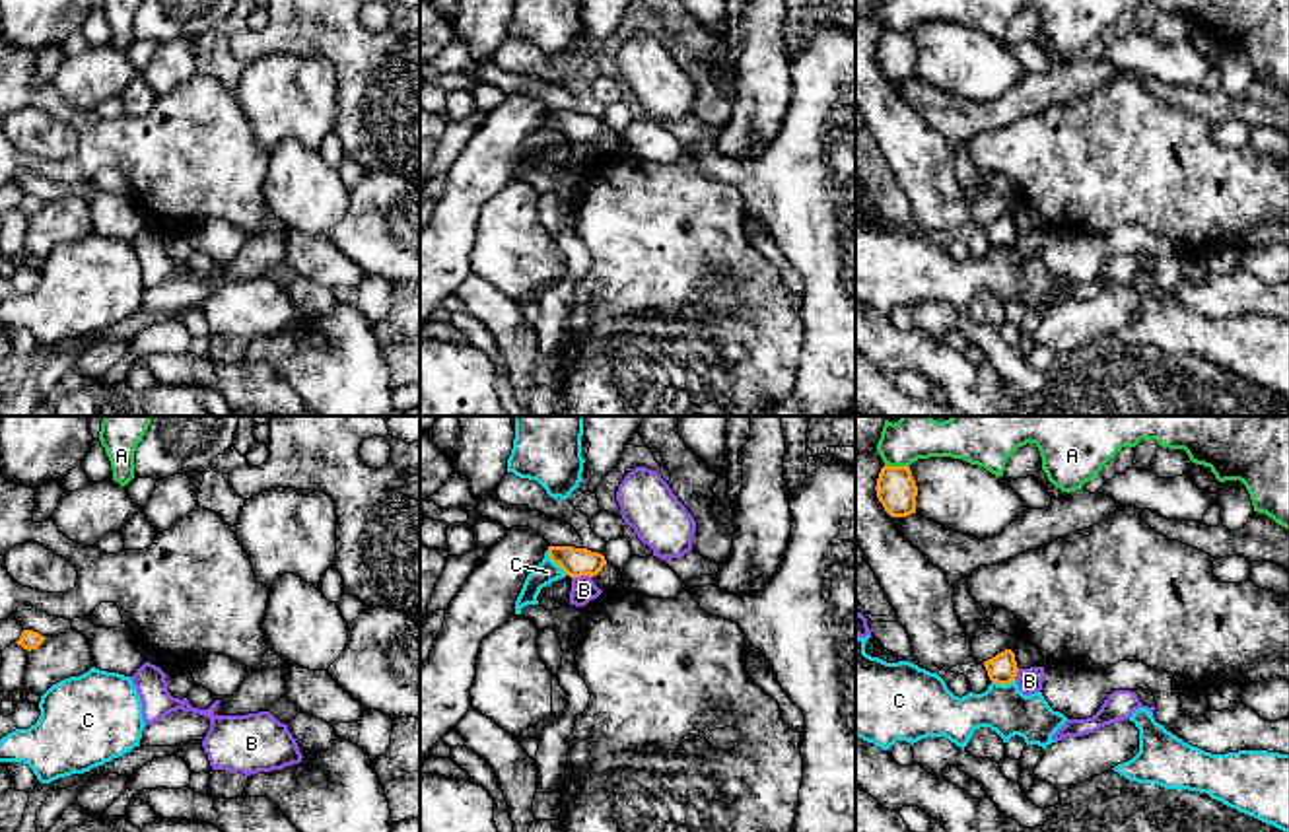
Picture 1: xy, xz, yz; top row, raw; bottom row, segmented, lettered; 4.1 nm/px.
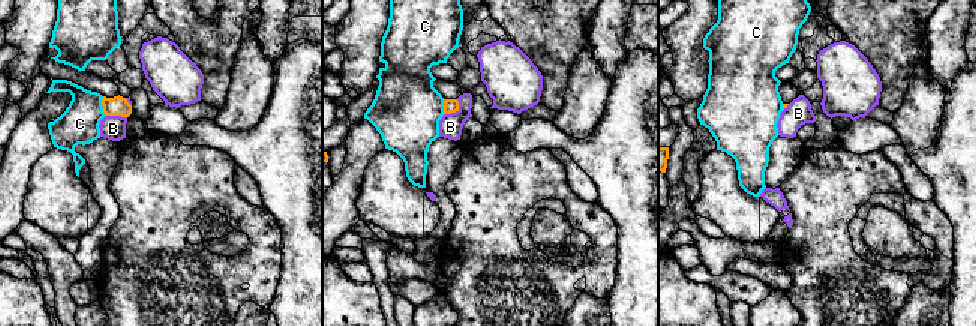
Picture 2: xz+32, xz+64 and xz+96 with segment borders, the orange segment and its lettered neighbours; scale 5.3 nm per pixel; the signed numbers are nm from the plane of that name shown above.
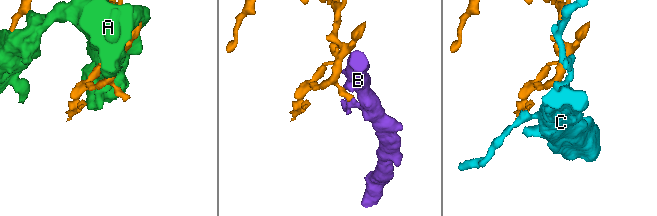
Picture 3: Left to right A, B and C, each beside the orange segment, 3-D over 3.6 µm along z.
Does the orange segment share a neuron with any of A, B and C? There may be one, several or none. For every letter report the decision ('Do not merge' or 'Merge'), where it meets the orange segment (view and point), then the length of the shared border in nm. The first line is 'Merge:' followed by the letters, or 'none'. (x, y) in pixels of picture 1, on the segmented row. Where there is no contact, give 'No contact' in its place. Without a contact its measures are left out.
Merge: none
A: Do not merge. Touches orange at yz (897, 467). Shared border 110 nm
B: Do not merge. Touches orange at xz (580, 576). Shared border 80 nm
C: Do not merge. Touches orange at xz (555, 562). Shared border 130 nm

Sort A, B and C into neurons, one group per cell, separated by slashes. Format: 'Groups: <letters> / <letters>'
Groups: A / B / C

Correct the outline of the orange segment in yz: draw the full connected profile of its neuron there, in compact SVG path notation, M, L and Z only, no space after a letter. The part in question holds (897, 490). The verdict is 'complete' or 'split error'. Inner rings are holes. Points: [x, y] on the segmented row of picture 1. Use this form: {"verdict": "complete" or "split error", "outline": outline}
{"verdict": "complete", "outline": "M885 465L877 478L877 498L890 517L916 513L918 486L910 467Z"}

